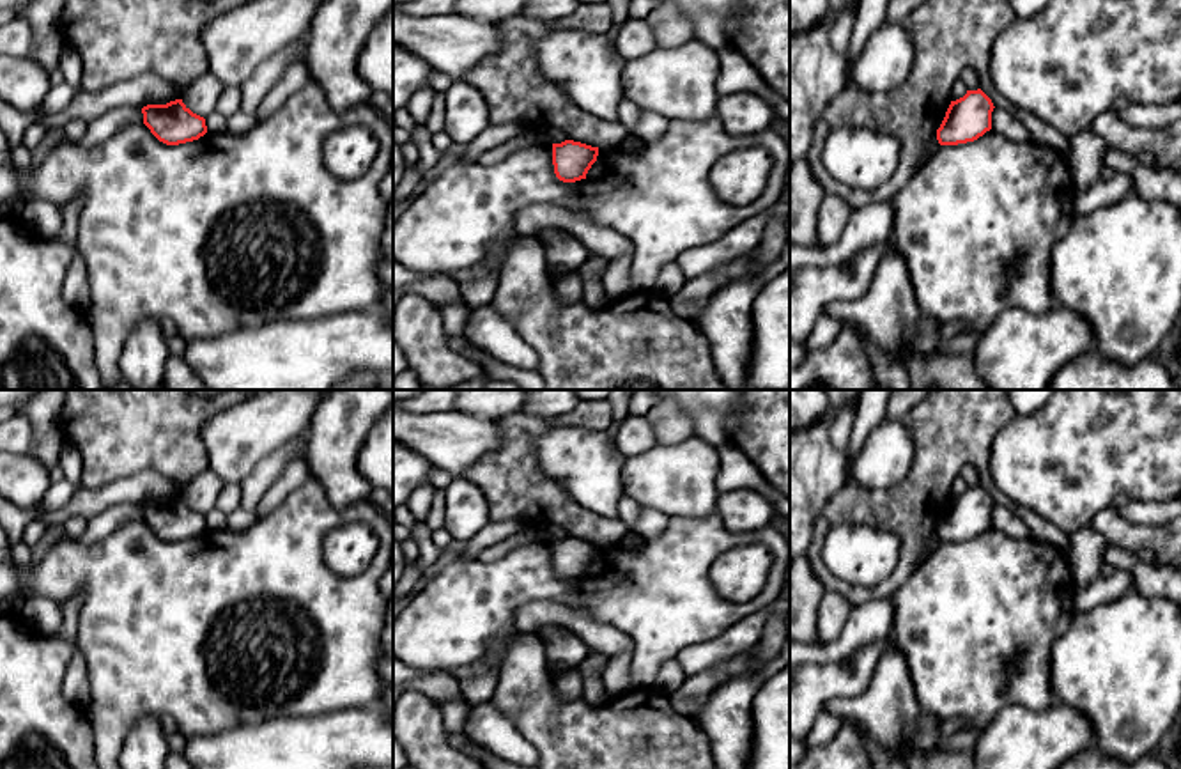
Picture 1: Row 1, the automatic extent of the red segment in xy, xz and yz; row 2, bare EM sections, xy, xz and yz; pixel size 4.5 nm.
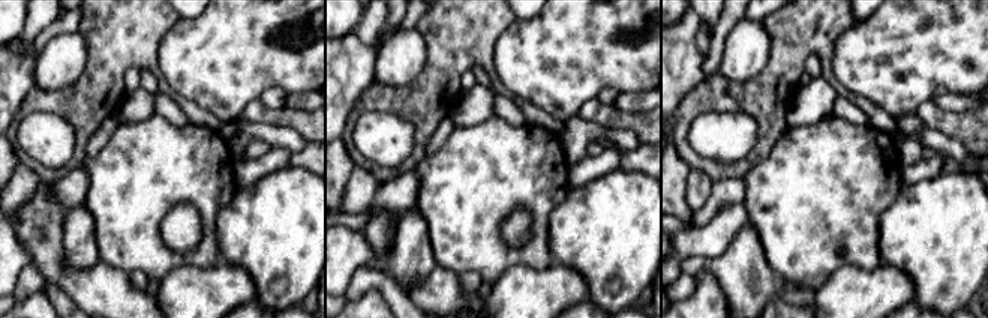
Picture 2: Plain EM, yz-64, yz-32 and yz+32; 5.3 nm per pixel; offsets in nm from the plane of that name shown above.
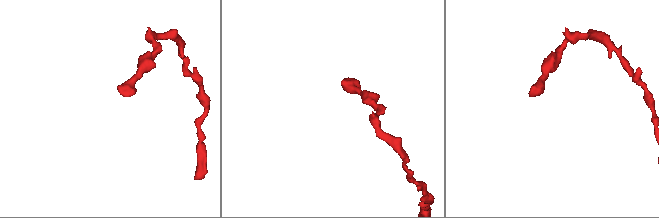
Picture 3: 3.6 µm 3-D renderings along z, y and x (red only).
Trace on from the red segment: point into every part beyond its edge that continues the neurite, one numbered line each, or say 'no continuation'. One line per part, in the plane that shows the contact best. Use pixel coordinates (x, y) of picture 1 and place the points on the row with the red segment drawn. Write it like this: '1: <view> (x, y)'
no continuation

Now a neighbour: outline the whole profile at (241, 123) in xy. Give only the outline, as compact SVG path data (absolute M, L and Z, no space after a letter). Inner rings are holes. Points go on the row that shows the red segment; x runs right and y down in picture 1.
M239 110L235 115L227 119L227 131L234 135L244 135L257 124L255 112Z

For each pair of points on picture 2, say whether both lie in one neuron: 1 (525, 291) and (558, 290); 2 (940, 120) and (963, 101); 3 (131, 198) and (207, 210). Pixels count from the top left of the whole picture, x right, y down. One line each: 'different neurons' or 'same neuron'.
1: same neuron
2: different neurons
3: same neuron

